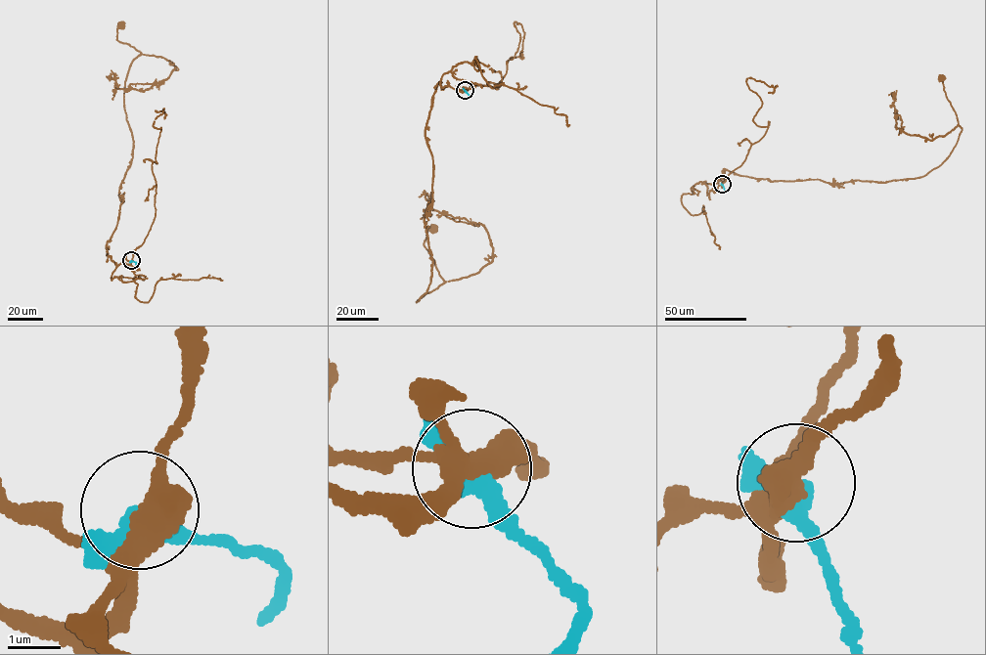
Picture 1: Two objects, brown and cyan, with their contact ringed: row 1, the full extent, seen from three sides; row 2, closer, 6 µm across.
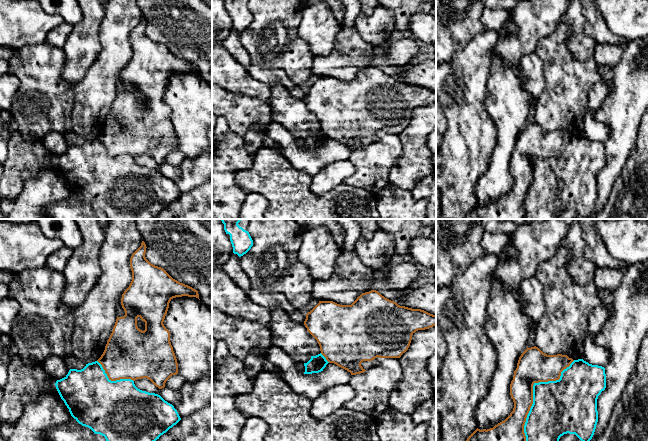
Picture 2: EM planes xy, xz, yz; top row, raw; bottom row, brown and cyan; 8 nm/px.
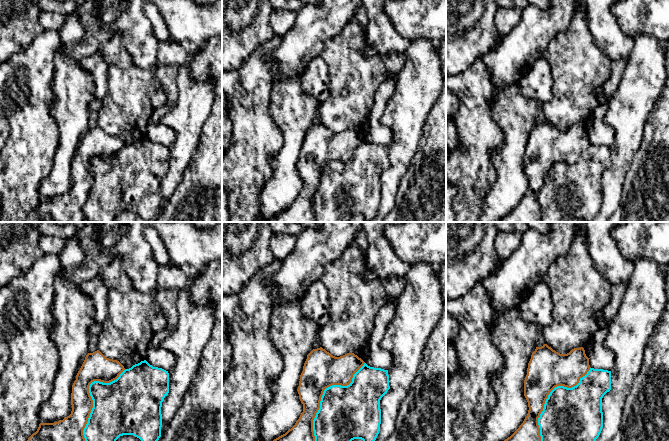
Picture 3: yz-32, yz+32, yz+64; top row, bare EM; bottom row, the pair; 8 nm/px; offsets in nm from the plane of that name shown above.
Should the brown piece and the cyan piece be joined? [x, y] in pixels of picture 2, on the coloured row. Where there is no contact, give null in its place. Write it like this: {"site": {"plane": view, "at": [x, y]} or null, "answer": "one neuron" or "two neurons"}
{"site": {"plane": "yz", "at": [532, 390]}, "answer": "two neurons"}

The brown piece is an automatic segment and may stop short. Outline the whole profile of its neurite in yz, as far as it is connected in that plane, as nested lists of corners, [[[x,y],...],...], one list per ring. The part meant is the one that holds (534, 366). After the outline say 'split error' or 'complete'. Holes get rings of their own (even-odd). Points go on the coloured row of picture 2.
[[[538,347],[528,348],[519,357],[517,368],[514,371],[510,384],[510,395],[514,402],[513,411],[502,422],[490,429],[476,429],[466,441],[526,441],[524,425],[527,415],[533,404],[533,385],[539,382],[556,381],[560,379],[561,372],[570,366],[574,360],[567,355],[547,355]]] | complete

